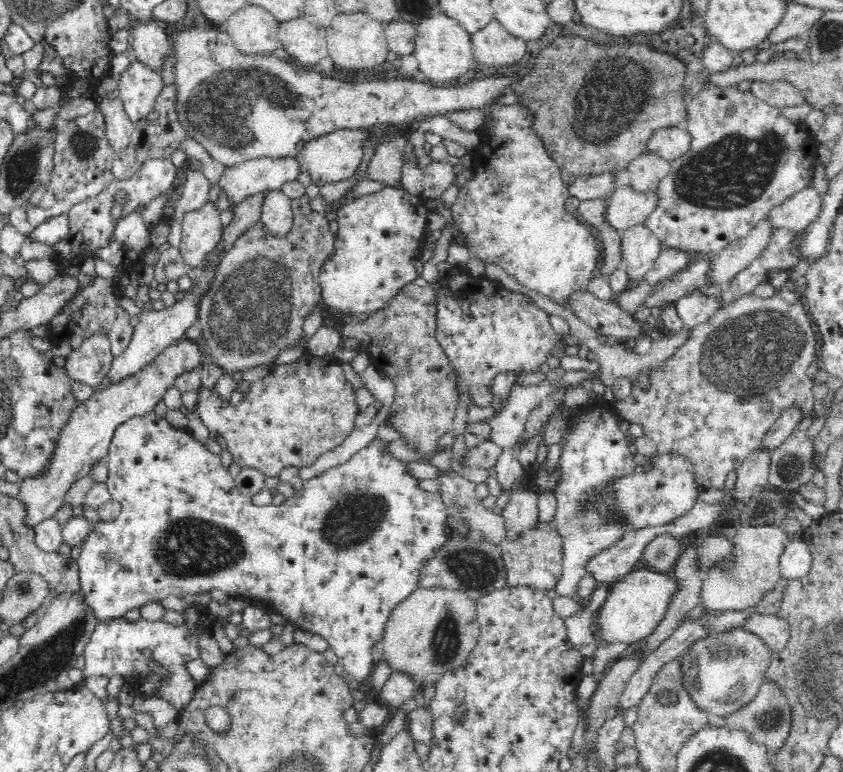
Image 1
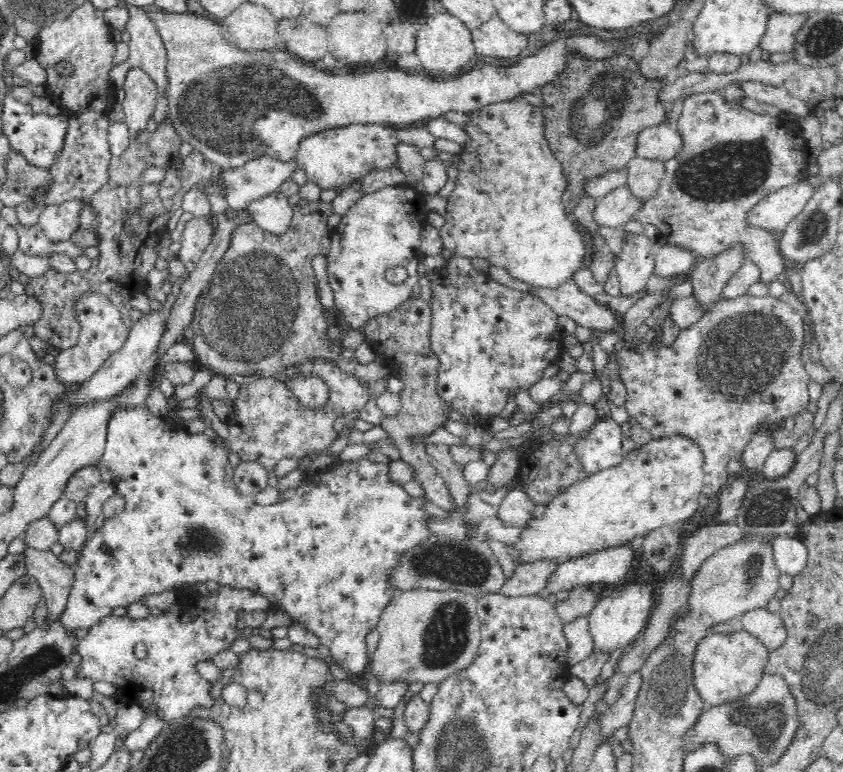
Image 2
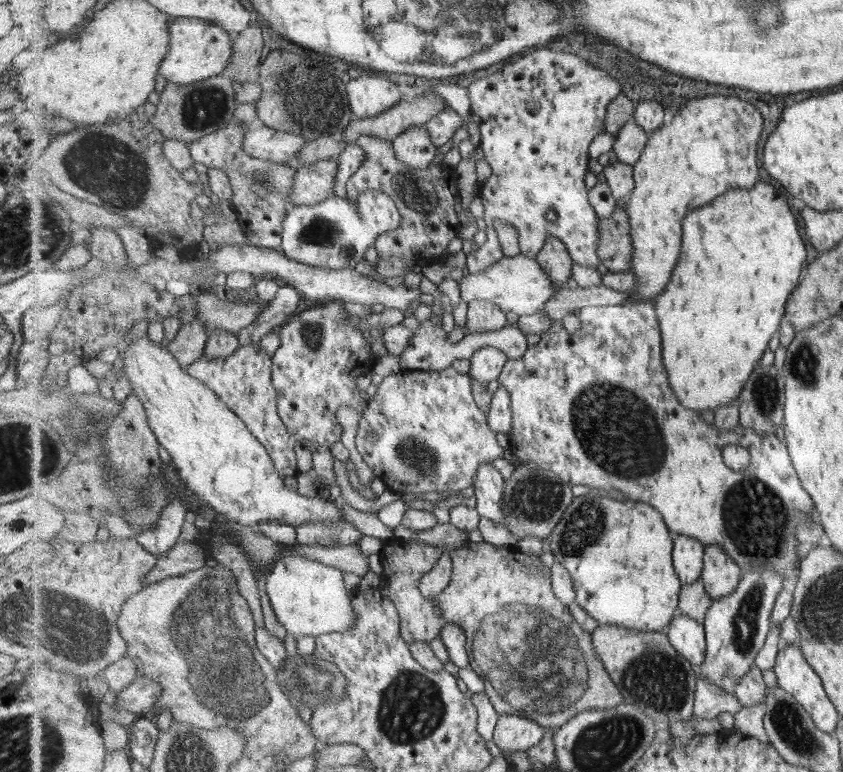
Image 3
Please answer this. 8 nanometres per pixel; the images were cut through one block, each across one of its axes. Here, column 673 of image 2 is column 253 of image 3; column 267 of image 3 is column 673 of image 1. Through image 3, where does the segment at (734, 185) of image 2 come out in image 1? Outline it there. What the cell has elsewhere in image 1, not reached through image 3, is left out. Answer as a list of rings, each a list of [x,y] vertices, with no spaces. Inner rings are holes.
[[[716,86],[704,87],[698,94],[689,98],[685,104],[686,120],[682,125],[690,134],[691,144],[688,152],[683,157],[670,163],[668,174],[661,179],[654,193],[656,193],[656,209],[648,216],[648,219],[642,224],[645,228],[652,231],[661,241],[662,246],[672,247],[688,252],[705,252],[708,255],[719,253],[735,240],[744,238],[751,233],[755,227],[764,220],[769,211],[780,204],[784,198],[792,196],[800,188],[804,188],[811,183],[813,169],[816,158],[817,137],[812,136],[812,132],[807,130],[805,122],[791,122],[786,118],[781,110],[769,106],[766,102],[756,98],[750,91],[741,92],[737,87],[720,88]]]

